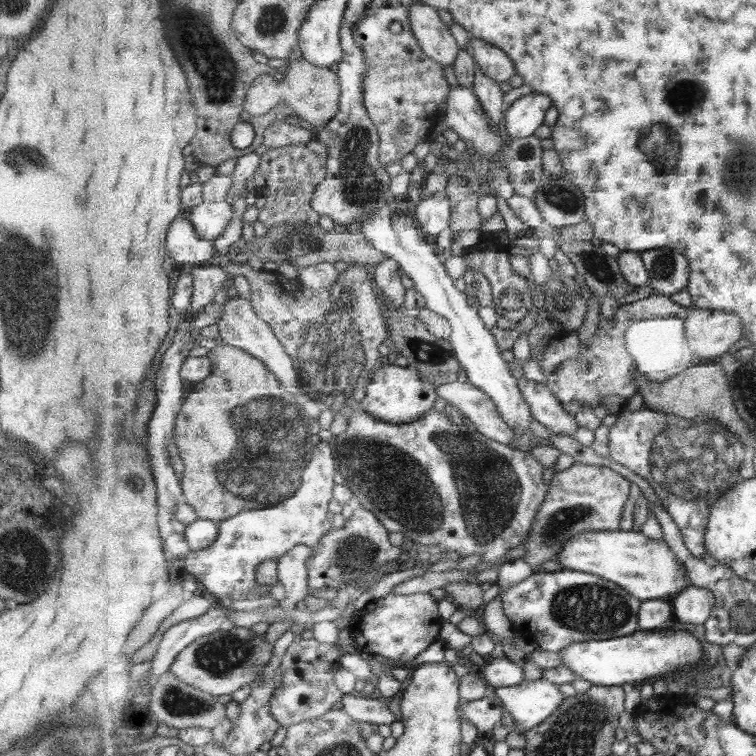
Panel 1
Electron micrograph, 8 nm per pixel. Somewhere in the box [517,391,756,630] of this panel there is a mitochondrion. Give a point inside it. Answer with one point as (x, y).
(692, 463)

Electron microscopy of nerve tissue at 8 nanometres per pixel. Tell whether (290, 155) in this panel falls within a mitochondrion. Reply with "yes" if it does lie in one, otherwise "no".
no

